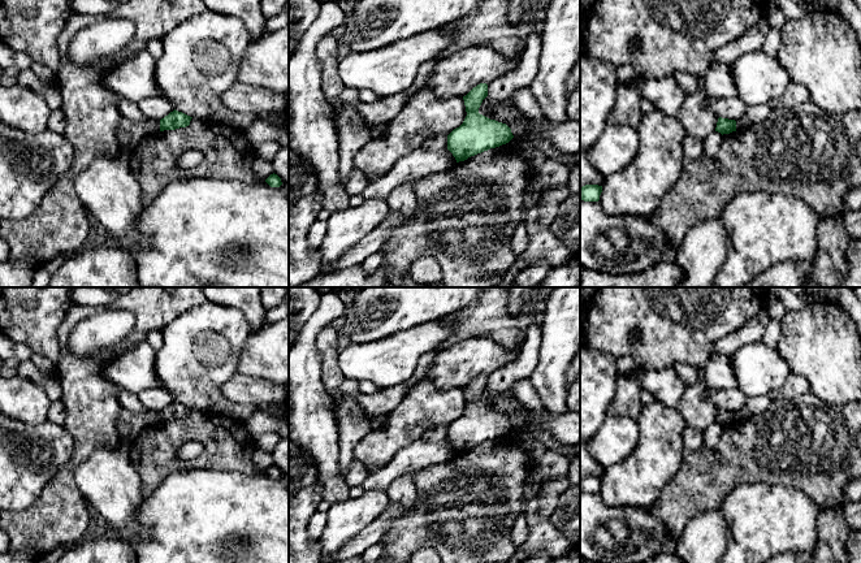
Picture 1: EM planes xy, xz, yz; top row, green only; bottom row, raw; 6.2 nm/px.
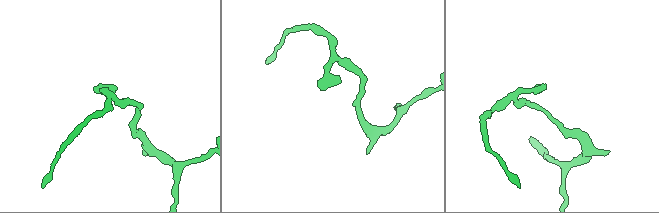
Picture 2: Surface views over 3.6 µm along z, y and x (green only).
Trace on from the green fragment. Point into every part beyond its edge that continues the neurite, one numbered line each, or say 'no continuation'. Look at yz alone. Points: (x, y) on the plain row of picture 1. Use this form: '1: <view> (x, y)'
no continuation

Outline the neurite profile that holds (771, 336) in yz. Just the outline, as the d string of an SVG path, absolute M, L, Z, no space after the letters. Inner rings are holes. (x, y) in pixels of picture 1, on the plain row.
M770 321L762 335L762 342L773 350L778 350L778 343L780 339L780 322Z

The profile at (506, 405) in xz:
M485 389L479 399L479 404L498 413L506 415L510 420L519 412L525 413L523 429L528 430L536 424L536 415L525 407L515 395L499 395L497 399L492 399Z

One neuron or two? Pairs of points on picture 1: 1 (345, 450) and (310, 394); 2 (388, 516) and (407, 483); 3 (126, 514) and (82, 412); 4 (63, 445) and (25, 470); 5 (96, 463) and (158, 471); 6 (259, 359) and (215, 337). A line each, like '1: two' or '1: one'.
1: two
2: two
3: two
4: one
5: two
6: two

